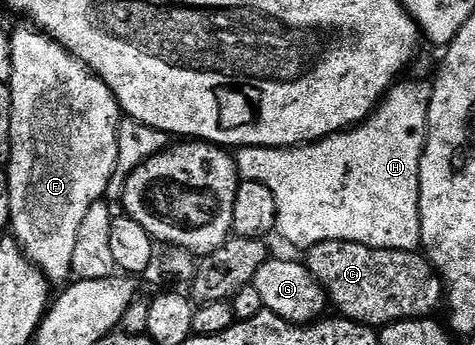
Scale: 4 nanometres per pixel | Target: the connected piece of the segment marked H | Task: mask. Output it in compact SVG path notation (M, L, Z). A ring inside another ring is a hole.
M401 79L385 94L377 108L359 125L340 133L332 133L329 137L322 137L320 141L294 145L286 149L263 149L260 147L241 147L236 150L235 160L237 172L246 181L263 183L275 195L277 208L276 232L281 233L285 241L290 241L300 251L307 251L312 245L324 241L350 241L366 245L372 249L394 249L408 253L421 249L421 216L419 215L419 171L421 170L421 156L425 150L425 136L429 134L429 94L431 85L426 81L405 81Z

